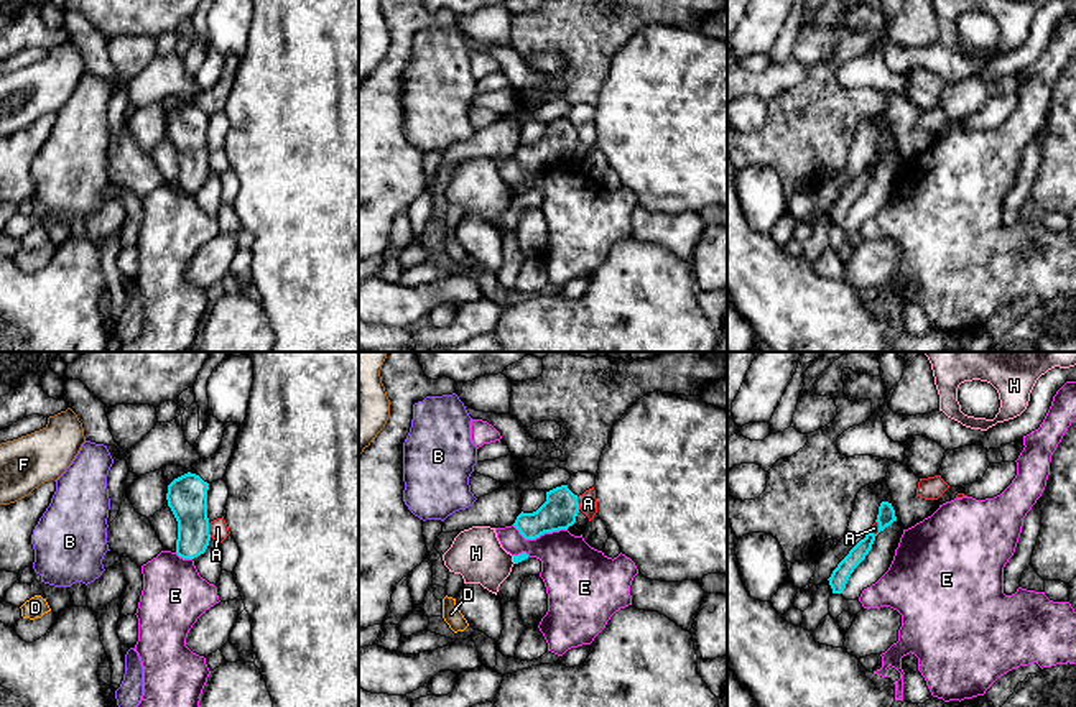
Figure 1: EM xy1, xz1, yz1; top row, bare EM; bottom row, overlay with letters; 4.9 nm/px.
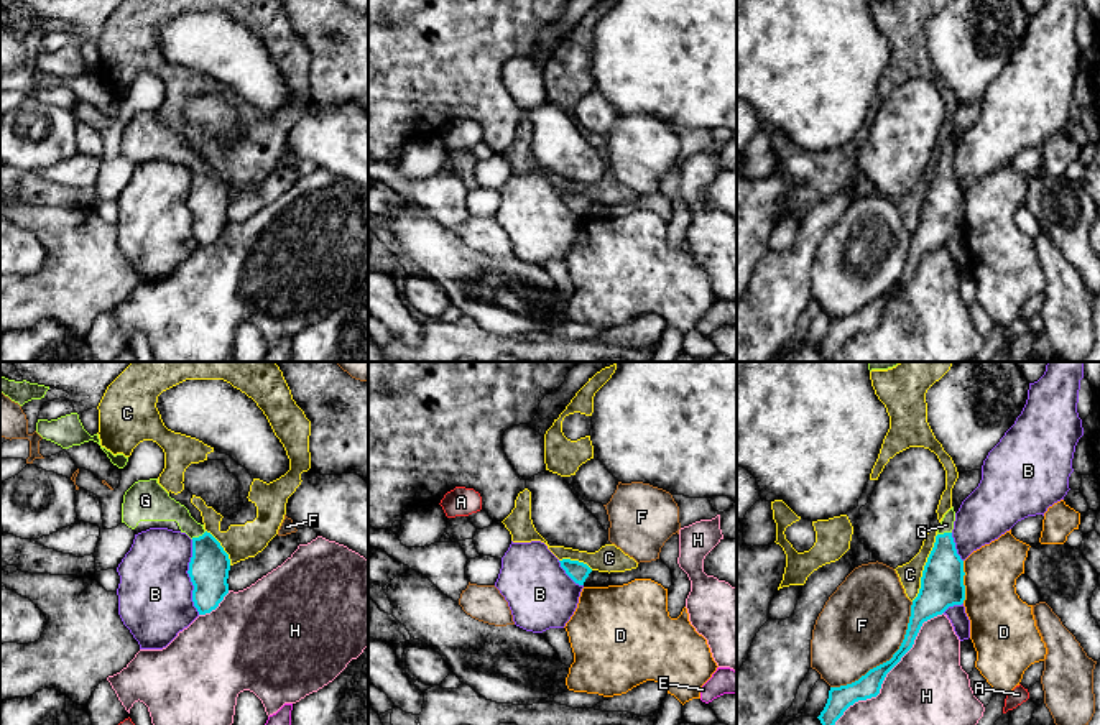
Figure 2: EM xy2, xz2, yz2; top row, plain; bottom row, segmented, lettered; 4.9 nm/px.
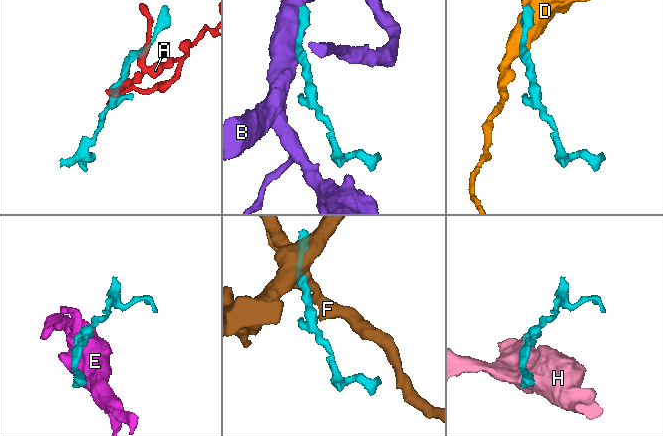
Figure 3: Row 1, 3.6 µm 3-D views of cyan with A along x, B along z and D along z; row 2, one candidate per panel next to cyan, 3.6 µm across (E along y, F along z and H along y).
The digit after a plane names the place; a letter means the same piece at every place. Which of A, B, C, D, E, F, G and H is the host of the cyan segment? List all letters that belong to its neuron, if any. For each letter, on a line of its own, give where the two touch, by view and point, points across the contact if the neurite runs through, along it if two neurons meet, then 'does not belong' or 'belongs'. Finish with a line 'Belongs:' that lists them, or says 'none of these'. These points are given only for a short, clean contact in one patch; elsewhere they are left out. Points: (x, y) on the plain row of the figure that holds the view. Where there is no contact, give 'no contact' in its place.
A: meets cyan in xy1 at (208, 161); border along xy1 (208, 155), (211, 168); does not belong
B: meets cyan in xy2 at (189, 207); does not belong
C: meets cyan in yz2 at (924, 199); border along yz2 (938, 166), (923, 203), (919, 224), (911, 232); does not belong
D: meets cyan in yz2 at (962, 214); border along yz2 (962, 193), (964, 234); does not belong
E: meets cyan in xz1 at (540, 166); border along xz1 (512, 157), (525, 170), (538, 170), (545, 165), (566, 161); does not belong
F: meets cyan in yz2 at (890, 291); does not belong
G: meets cyan in xy2 at (199, 168); runs through xy2 (209, 198), (209, 189), (199, 168), (173, 142), (158, 138); belongs
H: meets cyan in yz2 at (887, 304); does not belong
Belongs: G

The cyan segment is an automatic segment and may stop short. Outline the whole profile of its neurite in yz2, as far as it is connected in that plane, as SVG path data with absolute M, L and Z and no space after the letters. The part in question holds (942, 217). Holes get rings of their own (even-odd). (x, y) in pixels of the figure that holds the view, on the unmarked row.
M952 138L939 156L934 179L922 202L919 225L911 237L908 261L899 281L890 293L870 301L858 312L840 319L830 319L827 335L817 349L824 362L832 362L835 353L855 334L867 332L880 326L886 306L913 279L924 253L942 247L949 238L964 235L965 204L964 192L957 186L952 169L954 153L955 143Z

